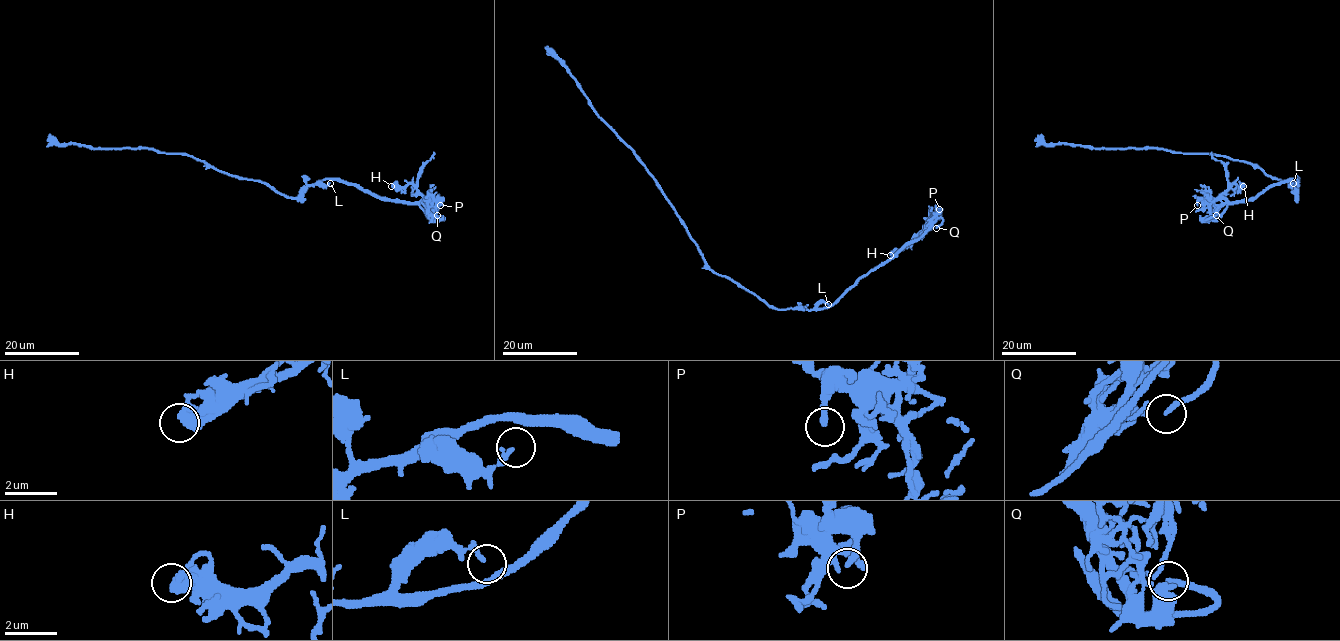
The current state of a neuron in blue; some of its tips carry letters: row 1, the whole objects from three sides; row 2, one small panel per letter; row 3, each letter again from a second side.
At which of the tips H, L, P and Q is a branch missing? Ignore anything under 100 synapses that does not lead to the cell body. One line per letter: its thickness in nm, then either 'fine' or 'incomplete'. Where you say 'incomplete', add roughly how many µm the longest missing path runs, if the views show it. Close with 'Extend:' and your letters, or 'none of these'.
H: 460 nm thick; fine
L: 140 nm thick; fine
P: 200 nm thick; fine
Q: 160 nm thick; incomplete; about 25 µm are missing
Extend: Q

